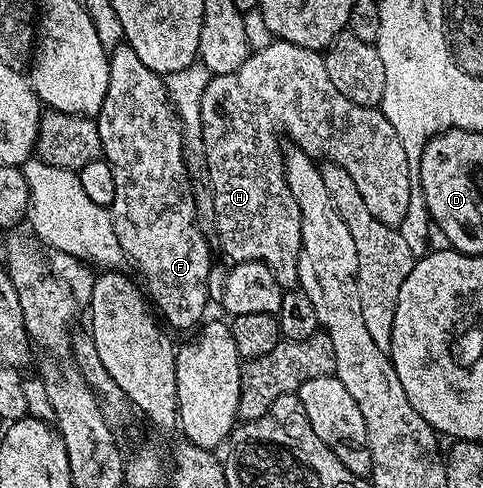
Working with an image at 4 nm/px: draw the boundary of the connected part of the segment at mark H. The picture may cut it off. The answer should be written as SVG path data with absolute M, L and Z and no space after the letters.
M275 39L267 47L252 50L249 58L235 71L210 76L201 100L201 142L205 148L203 169L209 172L210 187L208 186L208 188L211 190L213 199L211 220L217 224L217 241L221 244L222 251L230 257L230 262L262 261L272 269L274 275L282 282L296 282L297 256L301 250L301 212L285 182L283 153L279 145L277 149L277 128L289 129L288 140L292 144L299 146L310 157L333 161L339 167L343 167L343 171L347 171L347 175L351 175L351 179L355 179L355 187L359 187L359 195L363 195L363 203L367 203L367 211L371 211L371 215L375 215L375 219L379 219L379 223L394 227L400 226L403 215L407 215L409 196L415 192L415 181L411 176L411 162L407 159L407 153L403 151L403 143L399 143L399 135L395 135L395 127L391 127L391 123L387 123L387 119L381 113L380 108L351 103L351 99L347 99L347 95L339 95L339 90L335 88L335 83L331 83L331 79L327 79L325 62L318 50L299 47L295 43L287 43L286 41Z

